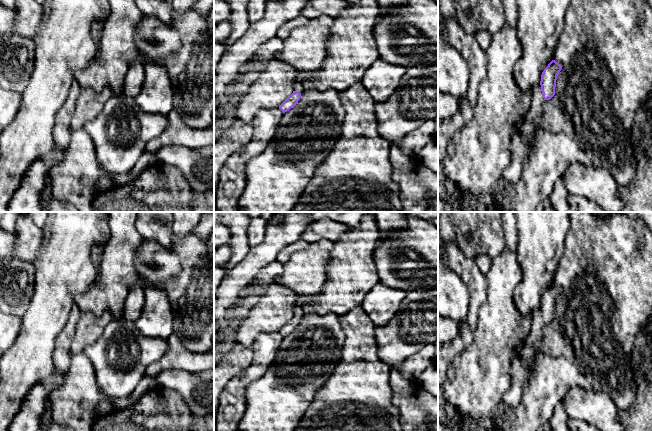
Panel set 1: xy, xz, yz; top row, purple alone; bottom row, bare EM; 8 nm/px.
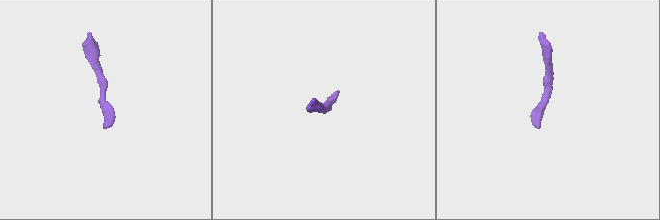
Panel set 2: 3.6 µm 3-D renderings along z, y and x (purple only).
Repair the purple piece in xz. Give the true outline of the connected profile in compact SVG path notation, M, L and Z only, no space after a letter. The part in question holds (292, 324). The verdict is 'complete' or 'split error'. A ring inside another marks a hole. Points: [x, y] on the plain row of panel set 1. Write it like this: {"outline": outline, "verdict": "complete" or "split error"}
{"outline": "M297 305L294 308L293 317L287 323L285 323L283 325L283 327L279 330L279 333L283 337L289 335L291 332L293 332L298 327L298 325L301 322L301 318L303 317L303 315L304 315L304 311L303 311L302 306Z", "verdict": "split error"}

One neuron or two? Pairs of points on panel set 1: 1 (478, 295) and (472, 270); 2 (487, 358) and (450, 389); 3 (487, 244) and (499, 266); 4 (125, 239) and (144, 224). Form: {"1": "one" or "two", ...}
{"1": "one", "2": "one", "3": "two", "4": "two"}

